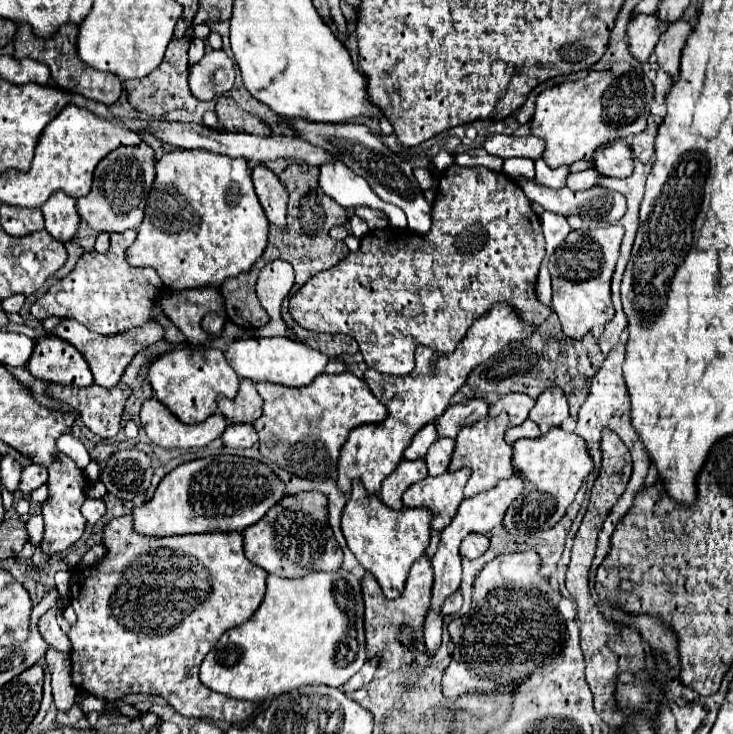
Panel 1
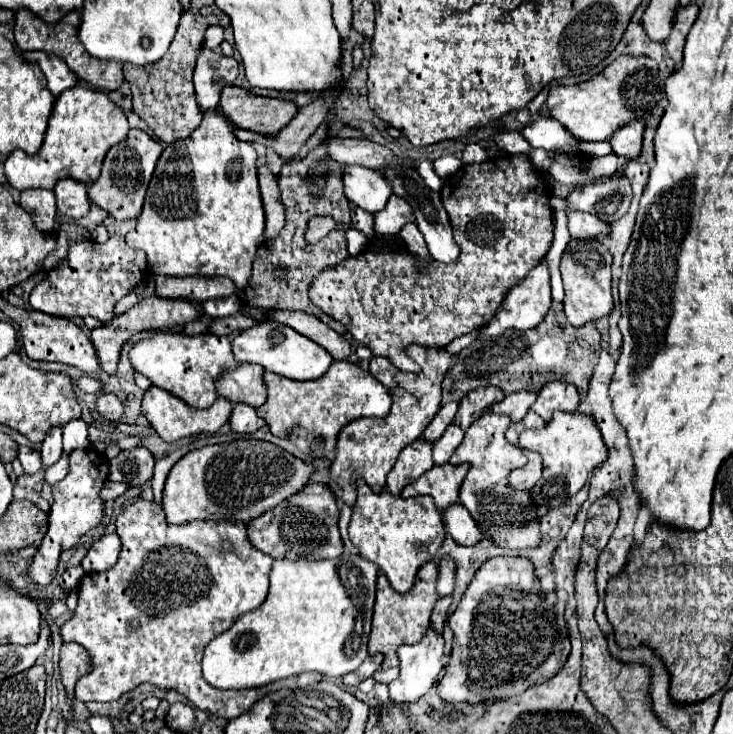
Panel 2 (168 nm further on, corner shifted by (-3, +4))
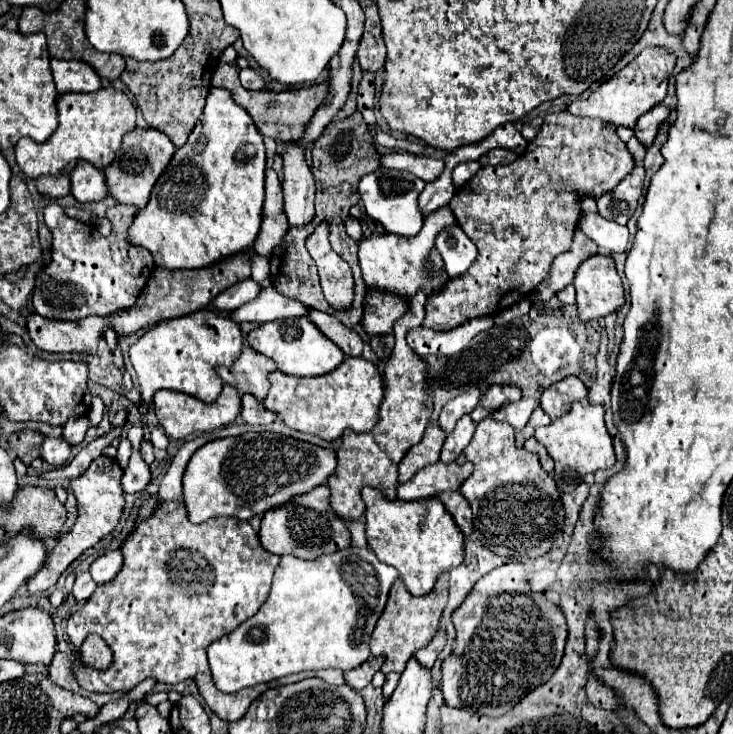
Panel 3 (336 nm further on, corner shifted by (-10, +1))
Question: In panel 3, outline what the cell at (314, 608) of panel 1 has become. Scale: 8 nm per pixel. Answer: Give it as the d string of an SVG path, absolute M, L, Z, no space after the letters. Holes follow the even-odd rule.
M350 546L318 560L284 556L264 606L208 648L216 688L232 694L294 672L358 668L370 658L370 636L396 578L396 568L380 562L370 548ZM354 588L362 590L362 600ZM254 628L262 630L262 638L252 636Z

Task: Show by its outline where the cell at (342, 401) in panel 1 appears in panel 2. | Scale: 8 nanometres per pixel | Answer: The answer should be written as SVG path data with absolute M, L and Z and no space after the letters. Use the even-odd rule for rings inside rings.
M333 361L329 371L315 381L293 381L265 371L267 401L257 409L273 435L289 437L301 451L311 453L313 445L321 445L321 457L333 459L339 431L359 417L385 417L391 407L389 391L361 365L351 361Z

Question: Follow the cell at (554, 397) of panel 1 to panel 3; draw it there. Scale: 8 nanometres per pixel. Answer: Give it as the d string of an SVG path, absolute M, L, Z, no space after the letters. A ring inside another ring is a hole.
M568 376L544 390L544 394L540 398L540 406L552 420L556 420L556 418L564 416L574 402L586 400L586 394L588 394L588 390L586 390L584 382L576 376Z

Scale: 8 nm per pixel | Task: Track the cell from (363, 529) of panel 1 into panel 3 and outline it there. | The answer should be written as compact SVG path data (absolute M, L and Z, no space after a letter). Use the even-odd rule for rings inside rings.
M372 486L362 488L366 502L366 540L374 554L394 566L412 596L424 596L432 590L440 572L462 564L464 534L438 498L428 500L388 500Z

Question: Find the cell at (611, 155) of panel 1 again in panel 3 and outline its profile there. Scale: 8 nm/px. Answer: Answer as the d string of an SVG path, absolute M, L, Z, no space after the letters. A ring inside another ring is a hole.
M658 104L656 108L652 108L652 112L648 112L648 116L640 116L638 124L634 126L634 136L644 146L650 146L652 140L656 138L660 124L668 118L668 114L670 114L670 108L666 104Z

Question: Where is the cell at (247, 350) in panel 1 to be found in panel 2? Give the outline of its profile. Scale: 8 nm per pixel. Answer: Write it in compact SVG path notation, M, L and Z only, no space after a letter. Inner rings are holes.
M261 321L261 323L253 325L251 329L241 331L233 339L233 355L241 363L247 363L247 361L259 363L267 371L283 375L287 379L295 379L295 381L319 379L329 369L329 363L331 363L329 353L321 345L317 345L309 337L297 333L295 329L291 329L279 321Z

